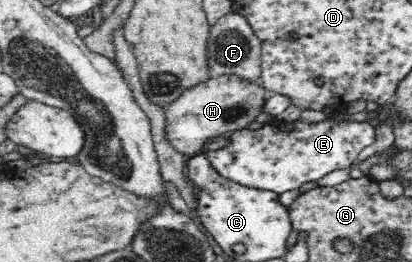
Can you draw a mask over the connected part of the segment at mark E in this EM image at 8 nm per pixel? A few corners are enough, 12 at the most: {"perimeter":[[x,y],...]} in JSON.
{"perimeter":[[271,121],[203,155],[280,194],[355,166],[366,121]]}

